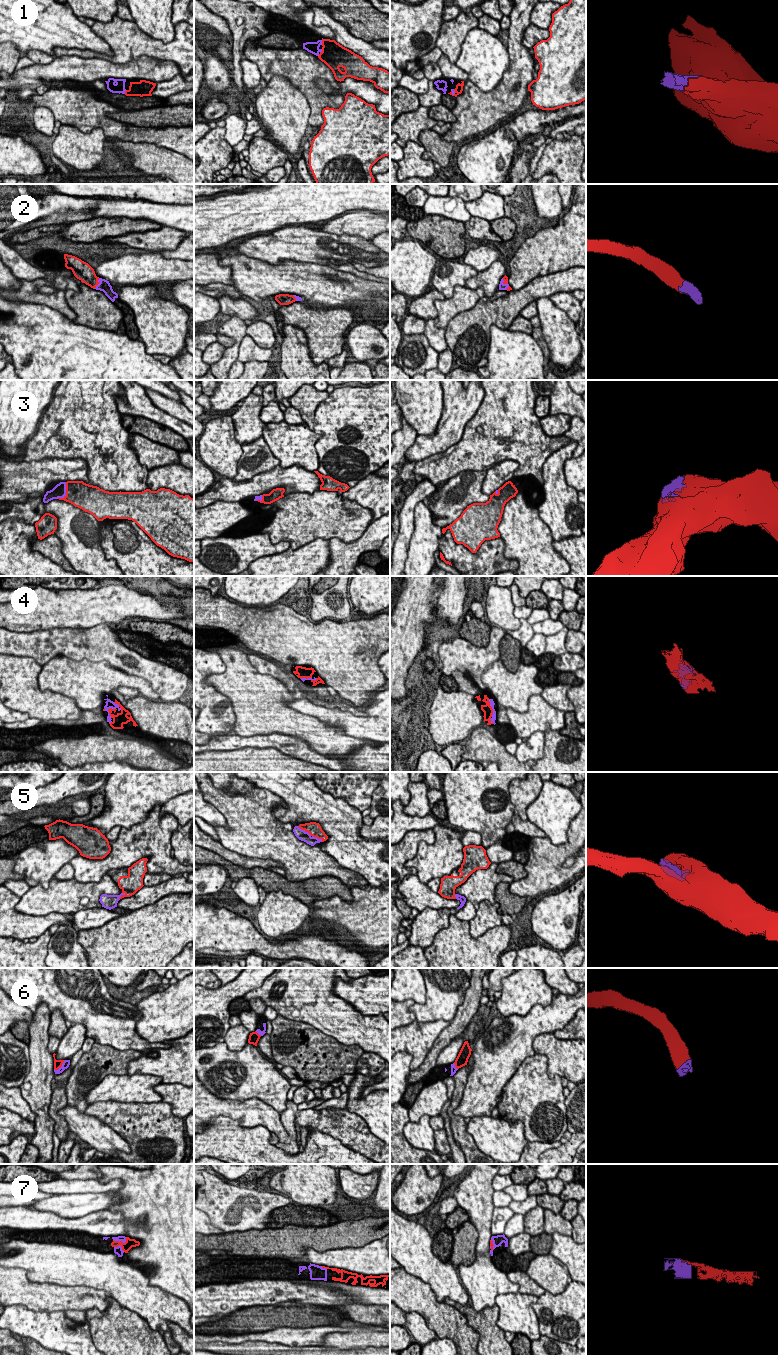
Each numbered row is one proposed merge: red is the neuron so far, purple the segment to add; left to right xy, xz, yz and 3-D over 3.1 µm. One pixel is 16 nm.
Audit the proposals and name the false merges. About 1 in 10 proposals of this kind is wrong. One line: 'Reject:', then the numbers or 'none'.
Reject: none

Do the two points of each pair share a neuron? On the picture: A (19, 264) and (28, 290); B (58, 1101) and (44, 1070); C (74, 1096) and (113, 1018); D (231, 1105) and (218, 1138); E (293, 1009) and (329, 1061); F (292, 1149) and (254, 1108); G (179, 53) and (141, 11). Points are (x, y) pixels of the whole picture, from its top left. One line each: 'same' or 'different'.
A: different
B: different
C: different
D: different
E: different
F: different
G: different

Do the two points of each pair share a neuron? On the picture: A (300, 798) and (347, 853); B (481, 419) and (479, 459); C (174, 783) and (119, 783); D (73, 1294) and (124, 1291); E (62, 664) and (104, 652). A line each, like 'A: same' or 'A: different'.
A: same
B: same
C: same
D: different
E: different

